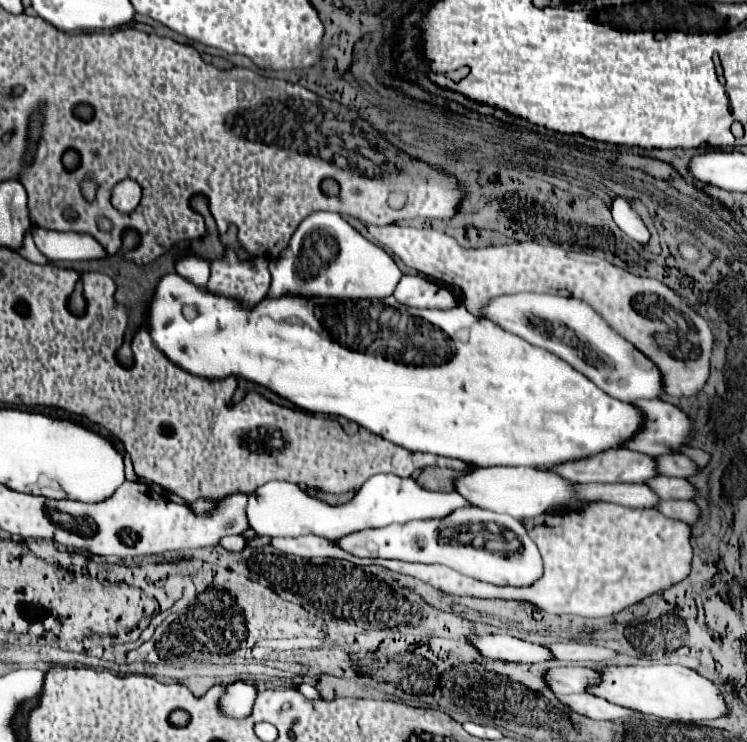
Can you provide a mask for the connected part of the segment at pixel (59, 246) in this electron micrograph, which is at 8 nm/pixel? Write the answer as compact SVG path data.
M35 227L33 237L37 249L49 261L93 261L107 257L107 251L101 249L97 239L85 233L61 233Z

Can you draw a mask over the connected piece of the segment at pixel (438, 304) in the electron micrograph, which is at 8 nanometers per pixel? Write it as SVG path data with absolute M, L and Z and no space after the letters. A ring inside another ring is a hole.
M403 275L393 297L399 303L421 309L453 309L459 305L459 299L451 289L427 281L421 275Z

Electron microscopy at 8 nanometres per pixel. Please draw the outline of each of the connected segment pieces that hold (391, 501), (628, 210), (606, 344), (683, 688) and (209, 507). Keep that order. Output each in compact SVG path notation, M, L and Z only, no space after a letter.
M373 475L357 495L345 505L327 505L309 493L301 491L289 481L269 481L249 495L247 517L251 529L257 535L267 537L301 537L301 535L319 535L325 539L337 539L367 527L385 527L391 523L409 523L413 519L441 519L451 515L457 507L471 505L463 495L453 493L435 493L419 487L413 479L403 479L397 475Z
M615 197L613 199L613 205L611 205L611 211L613 211L613 219L615 223L619 225L619 229L631 237L633 241L641 243L641 245L647 245L649 243L649 229L647 225L643 223L643 219L633 211L631 203L623 197Z
M541 293L501 295L485 303L481 315L493 323L499 323L501 329L523 337L531 345L547 349L565 359L611 397L621 401L637 401L661 399L665 395L665 385L657 365L653 365L649 357L641 355L641 351L637 351L637 347L633 347L633 343L629 343L623 335L617 335L617 331L613 331L613 327L609 327L609 323L605 323L605 319L593 311L593 307L581 303L579 299Z
M657 665L657 667L605 667L601 669L601 683L591 687L589 693L603 697L621 707L635 709L645 715L663 717L669 721L697 723L729 715L729 705L719 687L699 675L695 669L683 665Z
M199 499L197 503L191 503L191 507L193 507L193 511L195 513L199 513L199 515L207 515L209 511L213 511L217 505L221 503L221 499Z

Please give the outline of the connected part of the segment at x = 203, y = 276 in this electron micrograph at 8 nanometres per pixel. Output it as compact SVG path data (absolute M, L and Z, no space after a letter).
M183 257L175 263L175 269L181 277L189 279L197 287L205 287L209 279L209 263L199 257Z

